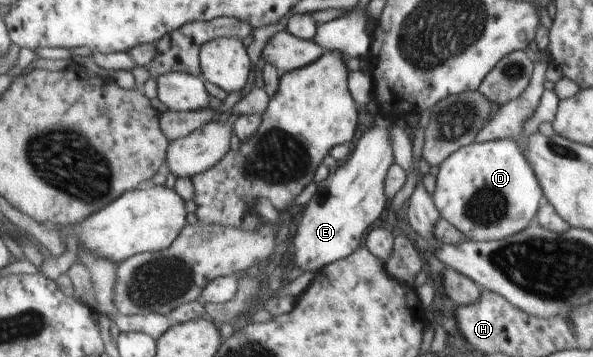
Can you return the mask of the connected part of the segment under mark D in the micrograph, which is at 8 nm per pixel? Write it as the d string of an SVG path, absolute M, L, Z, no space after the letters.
M522 139L472 142L443 160L436 174L435 189L431 194L439 218L452 224L468 241L499 241L523 231L534 220L541 205L541 198L544 197L533 168L523 154L523 146Z

